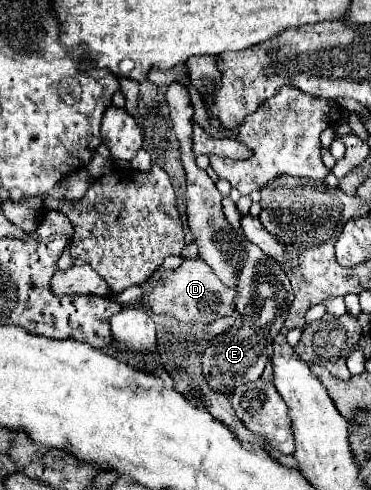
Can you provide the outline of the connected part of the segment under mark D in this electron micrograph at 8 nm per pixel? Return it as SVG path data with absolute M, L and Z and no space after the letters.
M198 256L194 260L184 260L176 270L158 270L140 286L144 292L140 302L148 306L156 314L174 316L180 322L196 322L196 324L210 324L222 316L230 316L234 312L234 296L236 288L224 286L210 266Z

